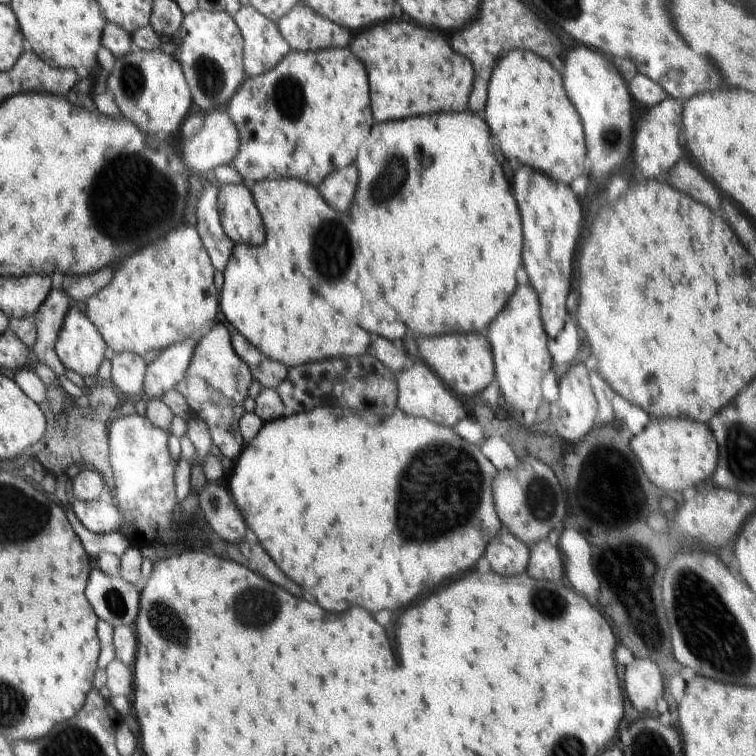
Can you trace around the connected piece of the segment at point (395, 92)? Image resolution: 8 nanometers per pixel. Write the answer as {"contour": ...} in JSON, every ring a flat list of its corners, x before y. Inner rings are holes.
{"contour":[[382,22,374,28,360,32,356,38,352,36,348,50,352,50,354,56,358,56,358,60,368,70,375,123,392,122,431,113,456,113,466,111,468,108,470,92,474,86,474,67,466,56,456,54,450,48,448,40,436,30,414,26,414,22]]}

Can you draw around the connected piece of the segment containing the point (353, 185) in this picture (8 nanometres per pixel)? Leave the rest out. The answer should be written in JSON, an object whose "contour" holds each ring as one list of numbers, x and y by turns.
{"contour":[[351,164,346,168,330,172,317,187,322,198,338,212,348,213,358,188,358,168]]}

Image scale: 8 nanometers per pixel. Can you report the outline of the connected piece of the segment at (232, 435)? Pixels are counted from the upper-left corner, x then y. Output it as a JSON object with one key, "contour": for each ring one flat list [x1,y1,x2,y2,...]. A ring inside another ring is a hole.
{"contour":[[217,323,198,340,192,362,184,374,184,378,175,386,184,396,189,410,194,417,202,418,208,426,212,440,231,461,238,460,245,444,238,426,238,421,245,414,244,400,249,396,249,386,252,383,253,373,250,367,241,358,238,358,229,330]]}

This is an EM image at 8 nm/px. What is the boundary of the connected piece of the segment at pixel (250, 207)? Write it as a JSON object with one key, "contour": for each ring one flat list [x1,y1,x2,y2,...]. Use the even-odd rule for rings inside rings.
{"contour":[[247,184,219,185,221,225,234,244,260,246,266,240,262,215]]}

